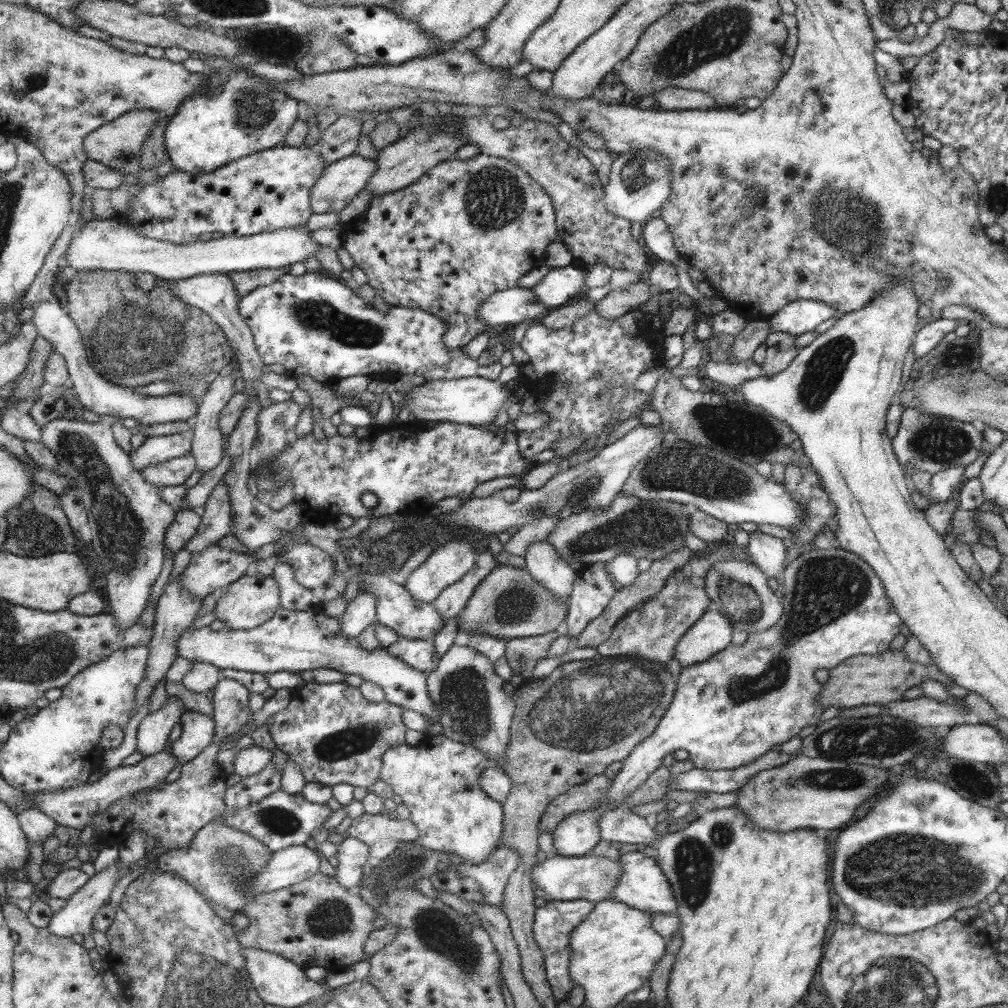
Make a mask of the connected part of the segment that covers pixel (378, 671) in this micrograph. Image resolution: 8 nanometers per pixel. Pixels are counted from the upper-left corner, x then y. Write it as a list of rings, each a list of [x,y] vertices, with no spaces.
[[[279,607],[270,620],[252,629],[229,630],[222,627],[218,631],[212,631],[209,626],[195,630],[185,628],[175,642],[175,649],[177,656],[181,658],[207,662],[218,669],[231,668],[263,674],[331,668],[342,674],[354,674],[363,681],[379,685],[384,700],[389,704],[429,717],[431,724],[439,722],[442,716],[438,706],[431,701],[427,674],[411,668],[405,661],[391,656],[381,647],[375,650],[363,649],[355,638],[343,636],[338,620],[339,618],[329,618],[322,613],[315,615],[311,610],[299,612]]]

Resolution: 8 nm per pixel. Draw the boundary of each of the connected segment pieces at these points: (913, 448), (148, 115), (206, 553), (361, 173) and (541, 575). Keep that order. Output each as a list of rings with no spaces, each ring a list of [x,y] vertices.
[[[911,405],[902,411],[899,428],[892,440],[899,464],[907,468],[911,475],[914,470],[933,476],[952,467],[967,467],[985,447],[981,426],[943,416],[929,416]]]
[[[153,110],[129,111],[86,137],[87,154],[94,161],[106,164],[123,174],[137,173],[141,167],[142,148],[146,144],[151,128],[155,128],[157,122],[159,113]]]
[[[211,544],[190,561],[181,573],[181,586],[195,598],[218,593],[250,572],[255,557]]]
[[[357,154],[328,164],[322,178],[315,182],[311,190],[310,204],[314,214],[341,210],[359,190],[365,188],[376,170],[377,161]]]
[[[547,540],[531,542],[525,548],[525,569],[530,575],[547,588],[555,600],[568,602],[569,592],[575,580],[575,570],[569,563],[561,560]]]

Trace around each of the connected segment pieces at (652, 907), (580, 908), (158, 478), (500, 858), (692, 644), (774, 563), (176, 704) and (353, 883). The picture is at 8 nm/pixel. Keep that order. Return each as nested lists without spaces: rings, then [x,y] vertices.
[[[637,850],[627,854],[615,854],[615,860],[621,864],[620,876],[610,889],[609,898],[622,901],[623,904],[639,909],[641,912],[667,914],[678,910],[678,900],[654,858],[646,858],[640,850]]]
[[[548,900],[543,906],[537,907],[534,912],[534,924],[532,927],[533,938],[536,946],[542,951],[545,976],[551,988],[551,994],[555,1001],[561,1001],[565,994],[573,988],[573,980],[570,976],[570,950],[569,943],[571,931],[586,919],[586,916],[594,910],[594,903],[588,900]]]
[[[189,451],[177,458],[142,467],[139,472],[153,487],[180,486],[194,471],[194,464],[195,458]]]
[[[496,848],[481,864],[472,865],[463,862],[451,865],[447,870],[476,881],[483,895],[483,903],[501,909],[504,887],[517,866],[519,866],[517,854],[505,848]]]
[[[711,606],[682,636],[672,657],[681,668],[703,662],[730,644],[733,631],[727,618]]]
[[[754,531],[749,533],[747,556],[768,577],[781,578],[785,569],[786,549],[781,539]]]
[[[167,696],[167,703],[157,711],[148,713],[139,722],[136,731],[135,752],[147,757],[164,750],[167,736],[175,722],[179,722],[186,708],[174,696]]]
[[[353,838],[337,841],[337,866],[334,880],[347,891],[355,891],[363,876],[362,866],[368,859],[368,849],[363,842]]]

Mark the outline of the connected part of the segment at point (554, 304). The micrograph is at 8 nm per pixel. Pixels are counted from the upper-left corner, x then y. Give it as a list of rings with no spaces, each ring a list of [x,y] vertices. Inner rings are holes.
[[[578,261],[561,268],[551,268],[530,290],[539,304],[549,309],[558,308],[583,294],[583,277],[587,268],[589,266]]]

